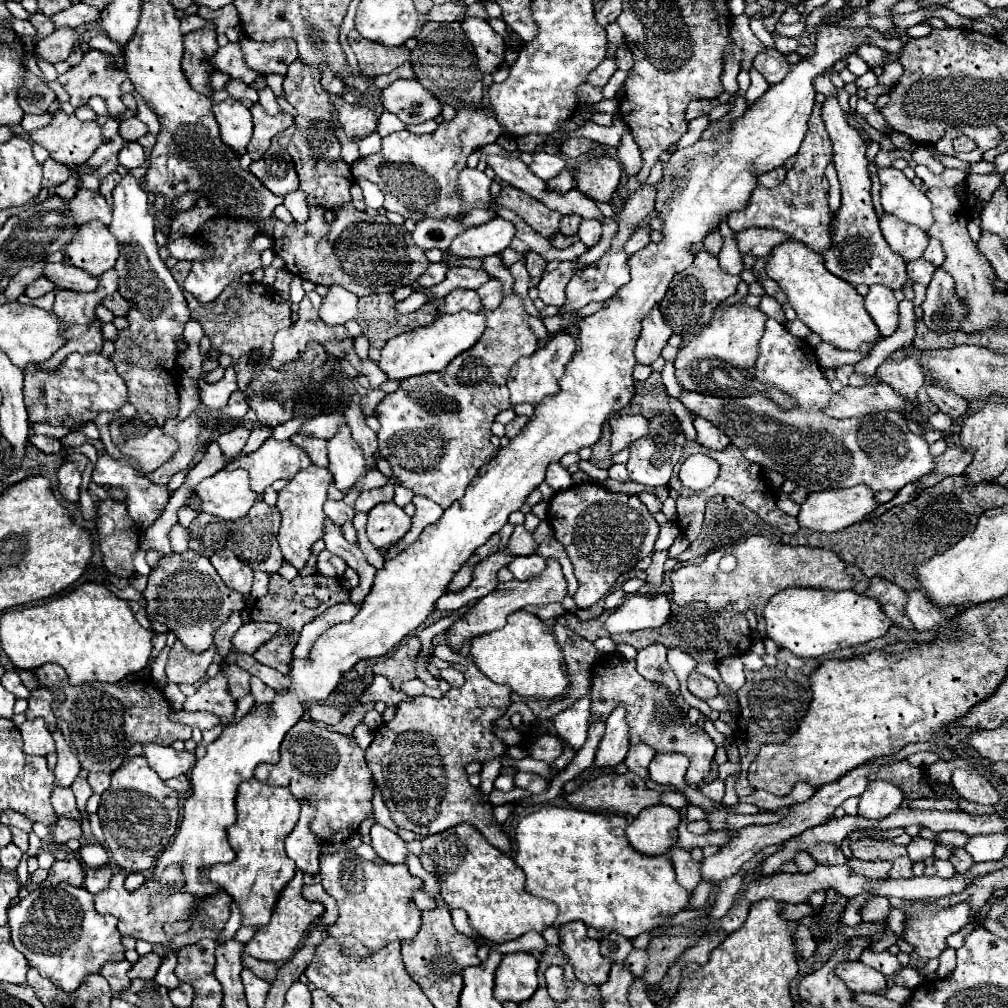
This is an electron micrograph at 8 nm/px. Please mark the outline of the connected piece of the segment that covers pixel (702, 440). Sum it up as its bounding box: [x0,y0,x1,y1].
[694,418,730,450]

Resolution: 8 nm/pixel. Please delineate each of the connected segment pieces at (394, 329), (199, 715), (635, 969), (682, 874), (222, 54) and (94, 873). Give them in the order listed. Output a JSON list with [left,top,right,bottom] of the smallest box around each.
[[356,294,438,348],[170,710,220,730],[626,950,648,976],[670,848,702,892],[210,42,262,84],[84,868,112,894]]

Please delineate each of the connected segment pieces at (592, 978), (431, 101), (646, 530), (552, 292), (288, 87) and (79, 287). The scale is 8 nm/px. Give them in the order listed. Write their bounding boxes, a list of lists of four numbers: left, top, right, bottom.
[[558,922,610,986],[380,80,442,124],[548,484,660,608],[538,262,574,306],[284,58,354,208],[42,262,100,292]]

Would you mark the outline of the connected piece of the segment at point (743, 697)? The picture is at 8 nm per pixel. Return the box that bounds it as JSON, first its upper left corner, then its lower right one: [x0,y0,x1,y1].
[736,650,820,744]

